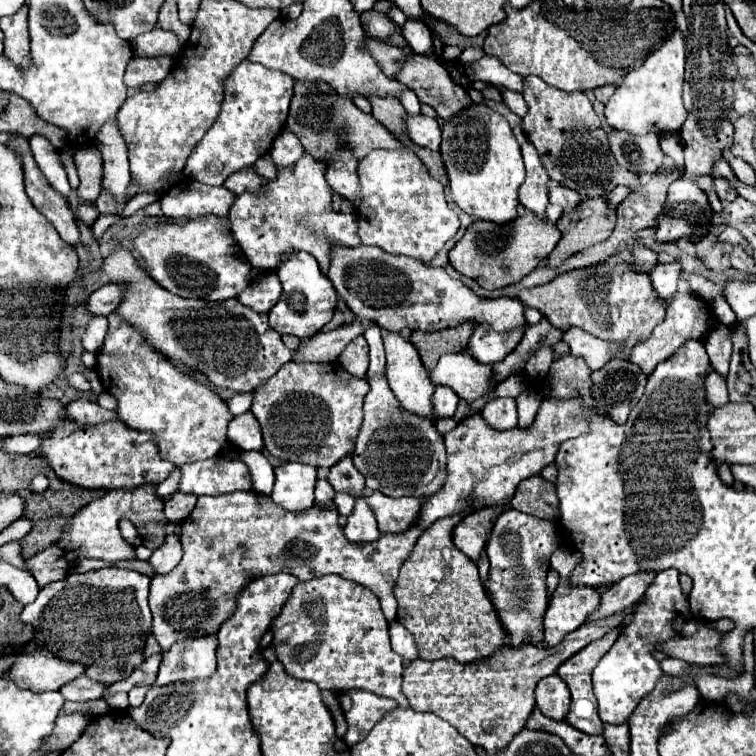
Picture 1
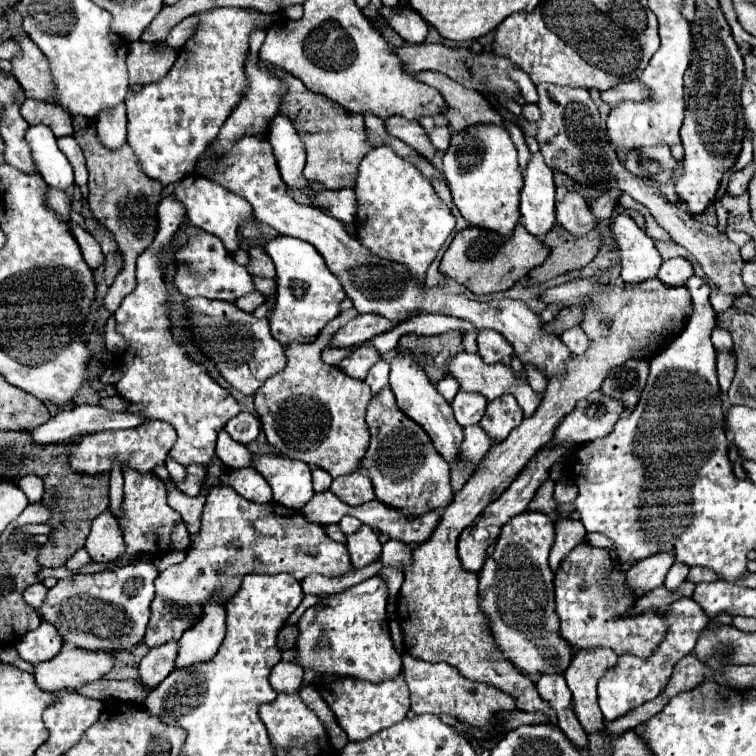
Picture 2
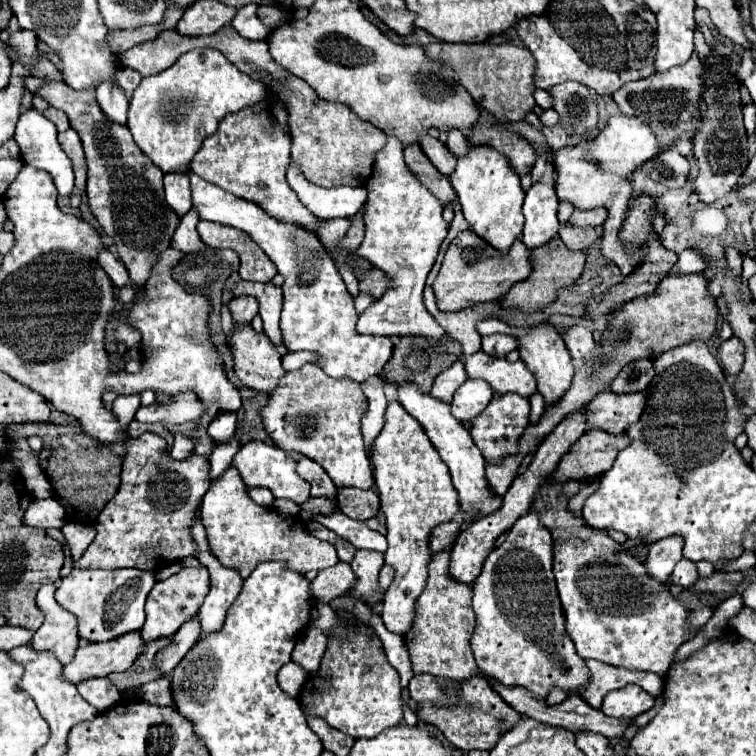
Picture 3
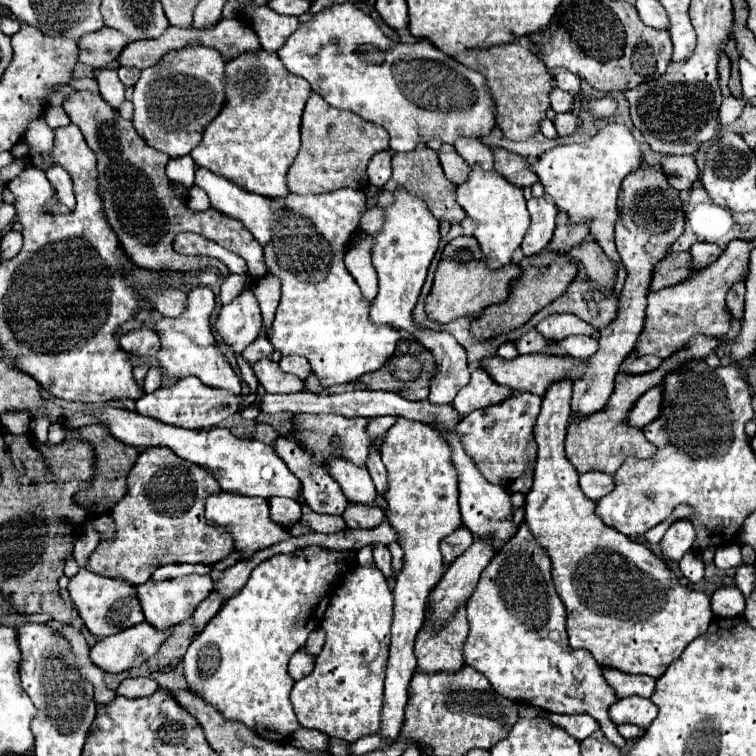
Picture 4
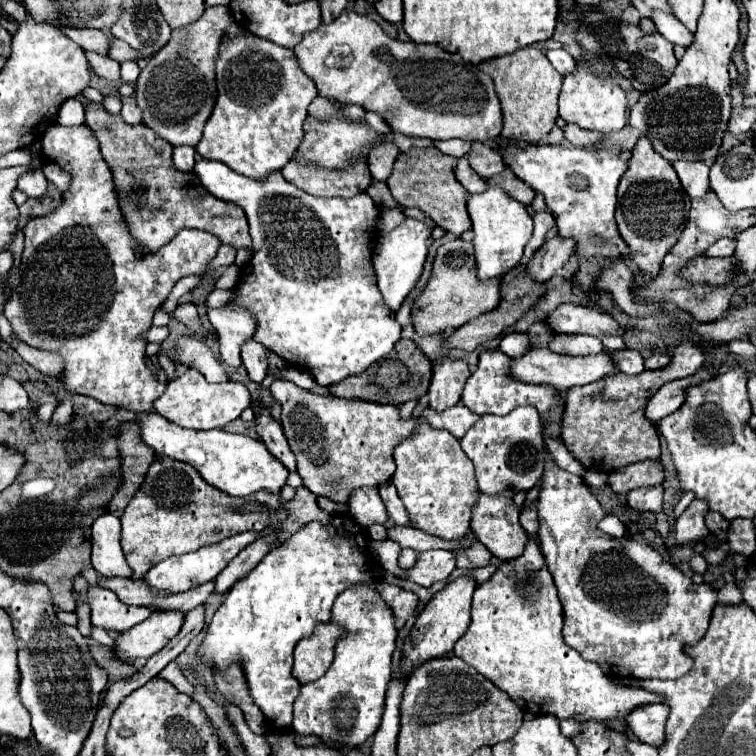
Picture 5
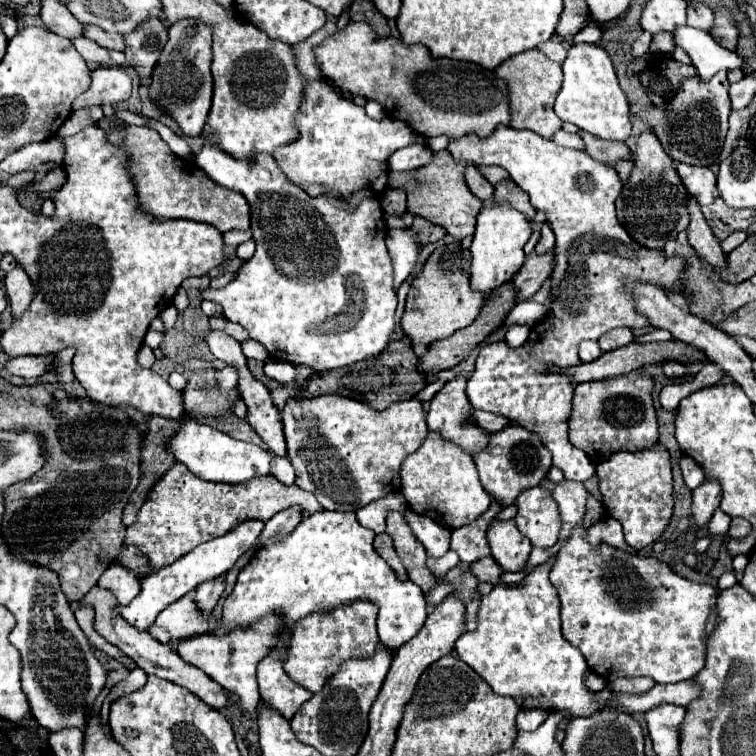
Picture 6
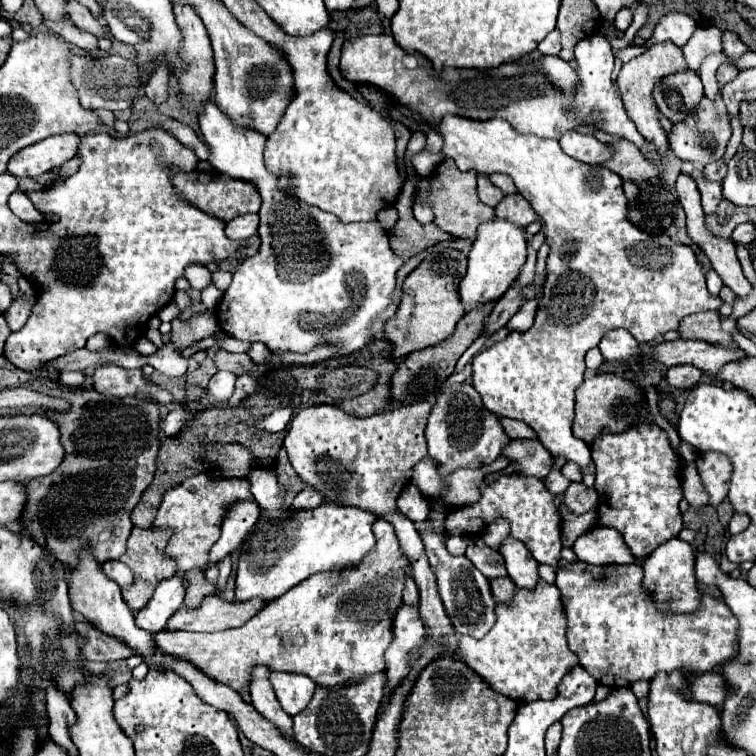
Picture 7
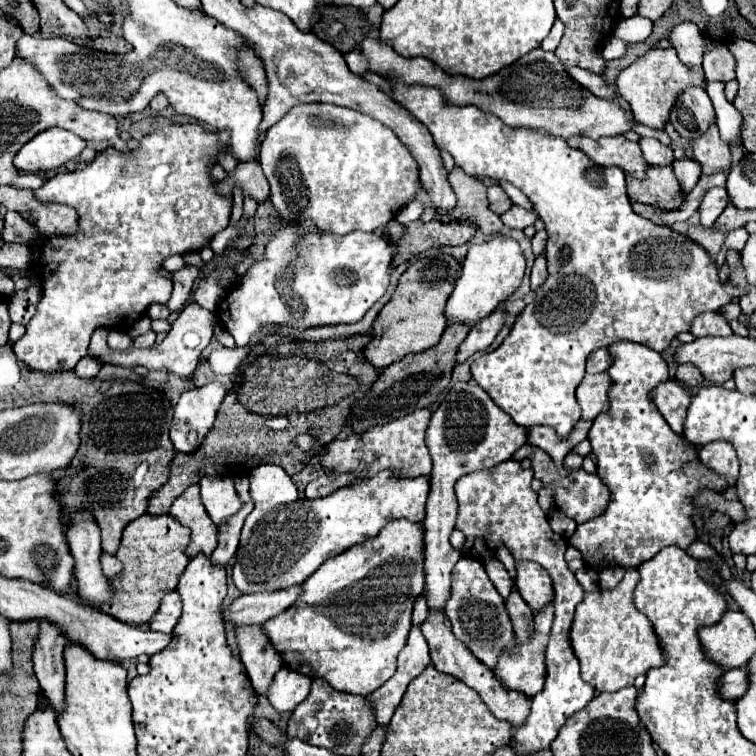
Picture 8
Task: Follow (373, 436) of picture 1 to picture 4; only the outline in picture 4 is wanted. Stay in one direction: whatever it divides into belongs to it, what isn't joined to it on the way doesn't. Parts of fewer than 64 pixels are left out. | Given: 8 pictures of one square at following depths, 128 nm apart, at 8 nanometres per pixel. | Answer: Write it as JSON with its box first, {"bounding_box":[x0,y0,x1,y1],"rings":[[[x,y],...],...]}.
{"bounding_box":[378,418,462,742],"rings":[[[398,418],[398,422],[388,430],[380,454],[388,470],[388,522],[402,536],[400,546],[404,550],[404,568],[394,586],[392,644],[386,668],[382,726],[378,732],[382,738],[394,742],[402,728],[408,684],[412,672],[416,670],[414,638],[424,626],[424,608],[430,590],[446,572],[438,544],[462,526],[462,516],[458,506],[458,472],[452,464],[452,448],[438,430],[422,422]]]}

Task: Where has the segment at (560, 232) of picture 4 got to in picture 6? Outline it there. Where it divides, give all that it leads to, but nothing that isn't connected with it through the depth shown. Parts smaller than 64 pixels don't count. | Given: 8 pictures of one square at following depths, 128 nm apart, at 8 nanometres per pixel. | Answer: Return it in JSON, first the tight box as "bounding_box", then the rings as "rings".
{"bounding_box":[512,252,554,302],"rings":[[[548,252],[544,256],[534,254],[534,256],[526,258],[524,266],[512,280],[514,288],[518,290],[518,296],[516,296],[518,302],[532,298],[540,290],[542,282],[552,274],[552,258],[554,258],[552,252]]]}

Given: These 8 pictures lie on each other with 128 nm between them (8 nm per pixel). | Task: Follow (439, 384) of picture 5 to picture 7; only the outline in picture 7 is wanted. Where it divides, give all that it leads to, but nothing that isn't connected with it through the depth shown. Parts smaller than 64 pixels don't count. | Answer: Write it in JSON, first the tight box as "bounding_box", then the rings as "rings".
{"bounding_box":[424,384,510,476],"rings":[[[452,384],[438,396],[424,436],[428,454],[436,462],[440,476],[448,476],[458,468],[482,468],[492,464],[510,444],[500,418],[484,408],[480,394],[472,384]]]}

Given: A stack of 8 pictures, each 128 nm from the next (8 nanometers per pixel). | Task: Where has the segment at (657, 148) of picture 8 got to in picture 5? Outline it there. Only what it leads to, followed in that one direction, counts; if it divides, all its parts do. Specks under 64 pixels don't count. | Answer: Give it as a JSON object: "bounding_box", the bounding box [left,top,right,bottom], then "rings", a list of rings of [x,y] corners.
{"bounding_box":[558,60,626,134],"rings":[[[580,60],[578,70],[564,76],[564,86],[558,98],[560,118],[564,118],[564,122],[578,124],[586,130],[612,134],[626,126],[626,106],[626,92],[610,74],[596,74],[592,60]]]}

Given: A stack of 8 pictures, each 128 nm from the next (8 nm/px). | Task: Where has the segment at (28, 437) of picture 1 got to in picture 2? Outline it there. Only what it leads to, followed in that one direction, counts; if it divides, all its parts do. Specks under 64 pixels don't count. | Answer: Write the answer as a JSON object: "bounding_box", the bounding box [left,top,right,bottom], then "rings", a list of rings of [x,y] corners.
{"bounding_box":[32,406,144,444],"rings":[[[74,406],[70,410],[62,410],[56,418],[50,418],[46,424],[32,430],[32,440],[36,444],[60,444],[78,438],[80,434],[92,434],[100,430],[120,430],[120,428],[136,428],[144,424],[142,414],[130,412],[110,412],[102,406]]]}

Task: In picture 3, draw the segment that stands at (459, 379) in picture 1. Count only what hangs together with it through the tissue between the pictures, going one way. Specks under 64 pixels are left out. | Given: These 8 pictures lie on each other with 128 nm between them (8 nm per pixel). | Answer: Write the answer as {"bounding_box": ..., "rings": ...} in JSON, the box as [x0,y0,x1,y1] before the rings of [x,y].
{"bounding_box":[464,350,536,396],"rings":[[[480,350],[466,356],[464,366],[468,378],[486,380],[498,394],[516,392],[522,396],[532,396],[536,392],[536,378],[522,360],[508,362],[506,358],[494,358]]]}

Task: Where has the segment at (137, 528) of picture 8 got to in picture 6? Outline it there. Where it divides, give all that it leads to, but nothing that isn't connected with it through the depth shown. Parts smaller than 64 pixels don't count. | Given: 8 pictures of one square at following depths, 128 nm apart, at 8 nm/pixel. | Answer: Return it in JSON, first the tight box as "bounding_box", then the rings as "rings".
{"bounding_box":[118,546,152,578],"rings":[[[124,546],[122,552],[120,552],[120,556],[118,556],[118,560],[120,560],[124,566],[128,566],[134,574],[138,574],[140,578],[152,574],[152,566],[150,566],[148,558],[146,558],[140,550],[136,550],[136,548]]]}

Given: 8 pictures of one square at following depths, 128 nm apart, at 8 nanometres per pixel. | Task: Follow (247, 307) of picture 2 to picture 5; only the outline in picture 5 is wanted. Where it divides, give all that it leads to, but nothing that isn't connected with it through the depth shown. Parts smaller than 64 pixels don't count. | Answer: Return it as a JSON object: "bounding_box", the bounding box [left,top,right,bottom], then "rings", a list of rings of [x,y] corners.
{"bounding_box":[208,308,256,368],"rings":[[[236,308],[208,310],[208,320],[218,334],[222,362],[230,368],[240,368],[240,346],[252,338],[256,320],[252,320],[250,312],[240,312]]]}

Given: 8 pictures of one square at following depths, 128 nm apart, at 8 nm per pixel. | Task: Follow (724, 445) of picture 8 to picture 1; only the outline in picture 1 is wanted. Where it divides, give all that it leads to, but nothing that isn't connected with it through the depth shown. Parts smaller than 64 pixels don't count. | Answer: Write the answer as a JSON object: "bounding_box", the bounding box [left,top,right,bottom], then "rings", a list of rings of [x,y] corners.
{"bounding_box":[588,570,658,620],"rings":[[[642,570],[638,574],[632,574],[632,576],[624,576],[620,582],[612,584],[610,588],[606,588],[602,592],[602,602],[600,602],[600,608],[588,618],[588,620],[598,620],[600,616],[612,616],[632,604],[636,604],[646,588],[654,582],[658,572],[652,572],[652,570]]]}

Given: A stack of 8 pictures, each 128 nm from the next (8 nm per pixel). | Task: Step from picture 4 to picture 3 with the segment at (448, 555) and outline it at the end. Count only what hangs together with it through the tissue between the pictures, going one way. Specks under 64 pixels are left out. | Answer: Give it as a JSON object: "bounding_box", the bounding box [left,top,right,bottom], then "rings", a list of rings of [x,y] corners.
{"bounding_box":[430,520,462,554],"rings":[[[458,520],[436,526],[436,530],[432,532],[432,540],[430,540],[432,554],[438,554],[438,552],[450,548],[456,542],[456,538],[460,536],[460,532],[462,532],[462,524]]]}

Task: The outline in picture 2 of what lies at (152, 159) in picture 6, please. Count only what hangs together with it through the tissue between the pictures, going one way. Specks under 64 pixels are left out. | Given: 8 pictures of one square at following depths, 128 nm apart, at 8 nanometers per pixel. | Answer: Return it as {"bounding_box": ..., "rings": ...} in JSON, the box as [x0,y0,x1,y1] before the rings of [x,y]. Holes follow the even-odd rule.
{"bounding_box":[12,30,276,312],"rings":[[[24,30],[14,32],[14,38],[22,46],[22,52],[20,52],[22,56],[12,60],[12,74],[24,88],[26,98],[48,100],[48,96],[54,94],[54,82],[48,68],[48,60]],[[72,116],[72,124],[74,124],[74,138],[84,150],[88,172],[90,172],[90,180],[88,180],[90,192],[86,198],[88,208],[92,216],[112,232],[114,240],[118,242],[118,250],[124,258],[124,268],[120,270],[120,274],[116,276],[114,284],[110,286],[104,298],[104,306],[110,312],[116,312],[124,296],[128,296],[136,288],[136,258],[152,244],[156,236],[156,230],[158,230],[156,206],[160,204],[164,186],[142,172],[140,162],[134,156],[128,142],[124,142],[118,150],[110,150],[98,140],[94,120],[88,120],[84,116]],[[250,246],[248,254],[250,254],[250,260],[246,264],[246,270],[250,272],[250,276],[258,276],[258,278],[274,278],[276,276],[274,264],[262,246]]]}

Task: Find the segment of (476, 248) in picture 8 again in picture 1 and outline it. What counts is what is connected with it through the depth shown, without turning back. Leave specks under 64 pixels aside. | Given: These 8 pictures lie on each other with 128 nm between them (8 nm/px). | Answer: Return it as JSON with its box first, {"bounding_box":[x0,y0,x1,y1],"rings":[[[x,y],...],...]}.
{"bounding_box":[440,104,524,224],"rings":[[[472,104],[460,116],[442,126],[440,154],[448,174],[448,188],[454,204],[476,220],[496,224],[512,222],[518,216],[518,188],[524,182],[520,146],[510,124],[484,104]]]}

